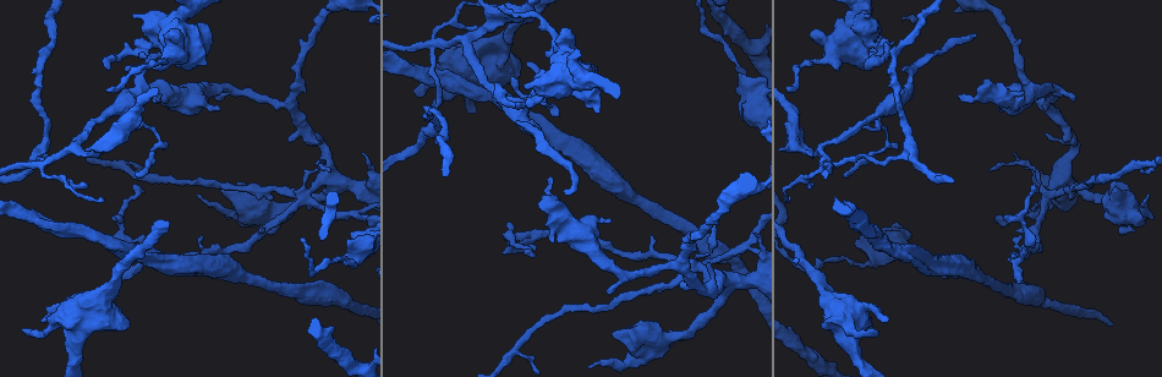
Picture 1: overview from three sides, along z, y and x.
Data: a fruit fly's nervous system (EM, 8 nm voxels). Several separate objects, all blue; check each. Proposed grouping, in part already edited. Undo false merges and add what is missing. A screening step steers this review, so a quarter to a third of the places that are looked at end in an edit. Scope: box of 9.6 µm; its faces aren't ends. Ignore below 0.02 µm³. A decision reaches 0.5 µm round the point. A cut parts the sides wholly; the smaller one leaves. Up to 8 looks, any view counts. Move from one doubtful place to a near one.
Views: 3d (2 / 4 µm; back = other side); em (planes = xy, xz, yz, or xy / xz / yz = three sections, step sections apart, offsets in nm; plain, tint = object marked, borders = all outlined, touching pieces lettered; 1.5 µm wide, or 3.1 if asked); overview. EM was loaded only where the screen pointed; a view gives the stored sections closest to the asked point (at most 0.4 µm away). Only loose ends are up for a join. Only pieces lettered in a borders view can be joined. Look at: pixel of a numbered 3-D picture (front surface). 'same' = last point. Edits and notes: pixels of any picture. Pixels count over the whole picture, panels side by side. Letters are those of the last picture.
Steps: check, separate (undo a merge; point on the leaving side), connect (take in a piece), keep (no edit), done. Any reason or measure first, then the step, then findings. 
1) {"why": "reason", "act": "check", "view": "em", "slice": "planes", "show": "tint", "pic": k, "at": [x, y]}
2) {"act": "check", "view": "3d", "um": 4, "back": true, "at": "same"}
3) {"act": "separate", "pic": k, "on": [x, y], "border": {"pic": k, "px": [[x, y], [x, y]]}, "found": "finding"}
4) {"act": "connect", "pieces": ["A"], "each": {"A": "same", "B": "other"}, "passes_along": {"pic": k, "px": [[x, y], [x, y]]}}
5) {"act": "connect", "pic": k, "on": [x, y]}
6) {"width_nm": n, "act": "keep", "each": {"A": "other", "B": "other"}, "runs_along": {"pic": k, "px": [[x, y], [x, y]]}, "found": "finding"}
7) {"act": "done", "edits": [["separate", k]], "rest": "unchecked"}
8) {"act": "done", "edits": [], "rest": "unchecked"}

{"why": "four or more arms meet", "act": "check", "view": "em", "slice": "planes", "show": "tint", "pic": 1, "at": [439, 39]}

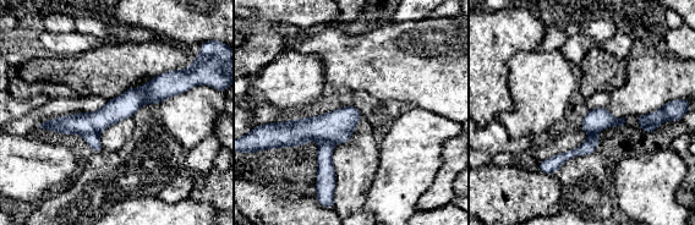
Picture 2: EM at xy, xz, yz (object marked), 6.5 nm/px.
{"why": "see the neighbours", "act": "check", "view": "em", "slice": "planes", "show": "borders", "at": "same"}

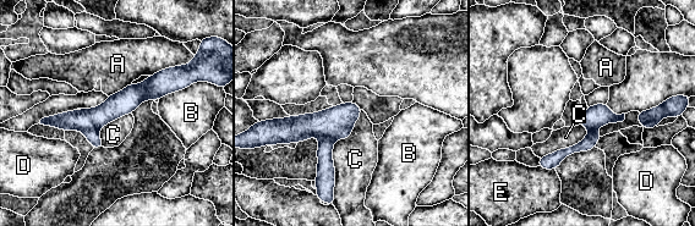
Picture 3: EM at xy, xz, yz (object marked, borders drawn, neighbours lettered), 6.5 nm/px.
{"act": "separate", "pic": 3, "on": [92, 136], "each": {"A": "other", "B": "other", "C": "other", "D": "other", "E": "other"}, "part_leaving": {"pic": 3, "px": [[597, 136], [552, 161], [542, 163]]}, "found": "a second cell is stuck on"}

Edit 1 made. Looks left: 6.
{"why": "free end", "act": "check", "view": "em", "slice": "planes", "show": "borders", "pic": 1, "at": [1021, 283]}

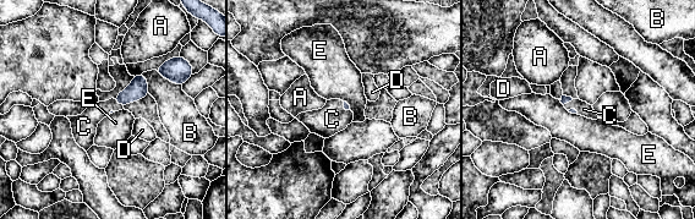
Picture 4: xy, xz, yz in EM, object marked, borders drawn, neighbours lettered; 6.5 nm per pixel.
{"act": "connect", "pieces": ["C"], "each": {"A": "other", "B": "other", "C": "same", "D": "other", "E": "other"}, "passes_along": {"pic": 4, "px": [[137, 89], [118, 103], [86, 124]]}, "found": "the cell continues"}

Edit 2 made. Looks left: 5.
{"why": "see it whole again", "act": "check", "view": "overview"}

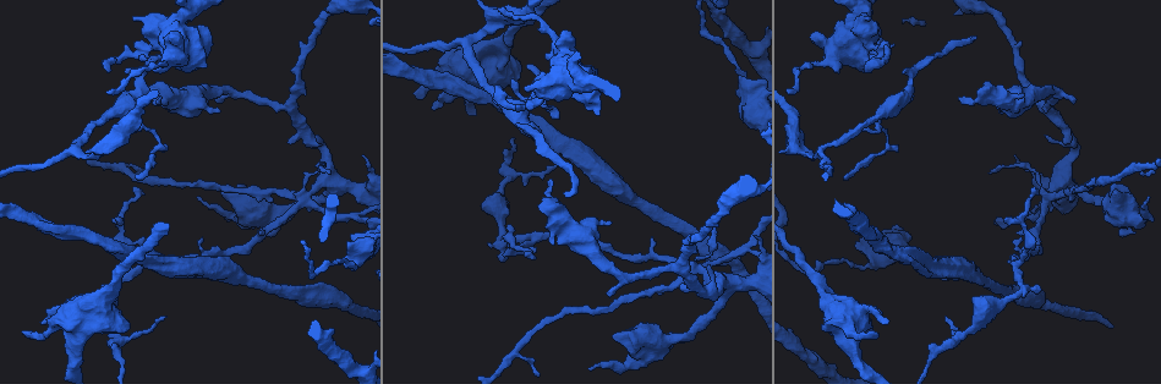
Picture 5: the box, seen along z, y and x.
{"why": "abrupt turn", "act": "check", "view": "em", "slice": "xz", "step": 8, "show": "tint", "pic": 5, "at": [1050, 197]}

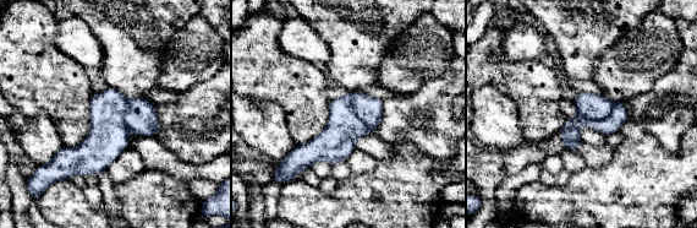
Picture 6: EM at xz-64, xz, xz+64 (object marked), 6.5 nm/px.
{"act": "check", "view": "em", "slice": "planes", "show": "borders", "at": "same"}

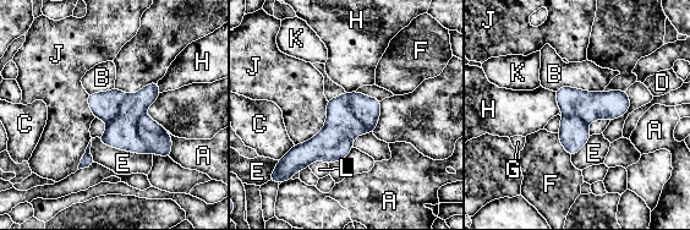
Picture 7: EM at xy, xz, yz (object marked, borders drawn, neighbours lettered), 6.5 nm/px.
{"width_nm": 240, "act": "separate", "pic": 7, "on": [335, 140], "each": {"A": "other", "B": "other", "C": "other", "D": "other", "E": "other", "F": "other", "G": "other", "H": "other", "J": "other", "K": "other", "L": "other"}, "border": {"pic": 7, "px": [[348, 93], [350, 111], [367, 132]]}, "found": "two cells meet here"}

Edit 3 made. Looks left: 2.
{"act": "done", "edits": [["separate", 3], ["connect", 4], ["separate", 7]], "rest": "unchecked"}

